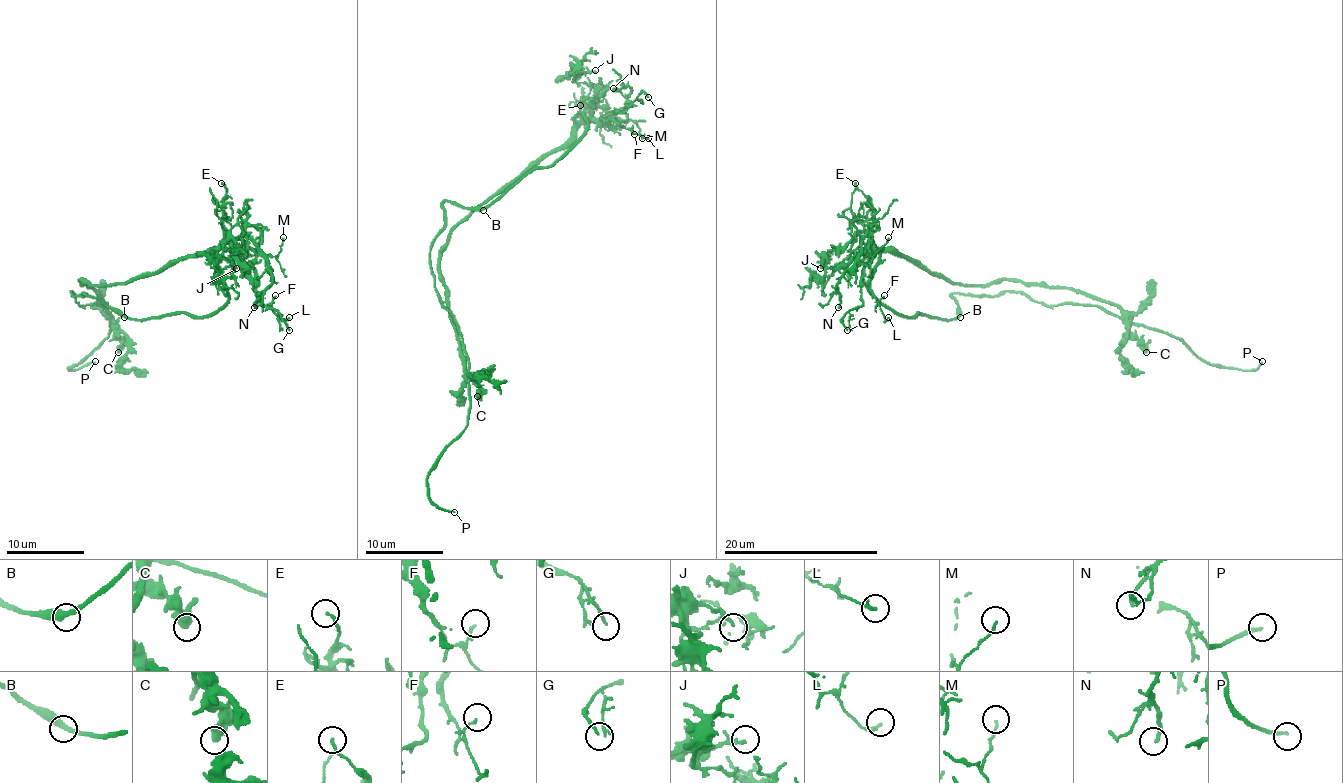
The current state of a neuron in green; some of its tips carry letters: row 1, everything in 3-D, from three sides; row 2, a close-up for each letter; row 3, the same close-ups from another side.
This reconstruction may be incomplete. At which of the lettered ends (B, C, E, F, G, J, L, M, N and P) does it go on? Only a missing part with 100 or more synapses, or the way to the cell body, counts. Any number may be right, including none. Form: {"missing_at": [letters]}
{"missing_at": ["P"]}

